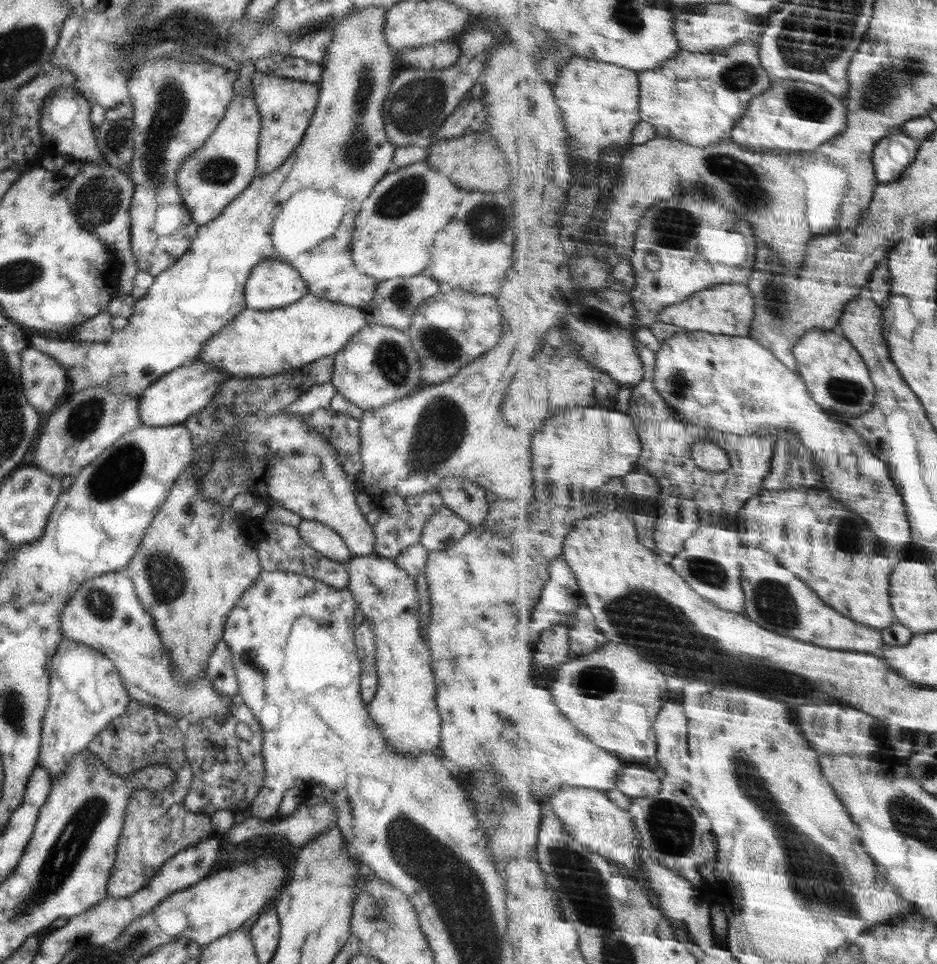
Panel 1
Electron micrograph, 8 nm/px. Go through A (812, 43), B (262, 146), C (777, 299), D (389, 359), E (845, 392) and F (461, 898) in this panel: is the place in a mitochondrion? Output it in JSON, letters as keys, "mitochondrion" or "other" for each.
{"A":"mitochondrion","B":"other","C":"mitochondrion","D":"mitochondrion","E":"mitochondrion","F":"mitochondrion"}

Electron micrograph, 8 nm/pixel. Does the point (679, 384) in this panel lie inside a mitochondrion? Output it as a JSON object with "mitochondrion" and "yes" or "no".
{"mitochondrion":"yes"}

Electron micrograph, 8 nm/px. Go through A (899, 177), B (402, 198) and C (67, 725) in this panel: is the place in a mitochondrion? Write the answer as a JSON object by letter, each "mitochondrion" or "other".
{"A":"other","B":"mitochondrion","C":"other"}

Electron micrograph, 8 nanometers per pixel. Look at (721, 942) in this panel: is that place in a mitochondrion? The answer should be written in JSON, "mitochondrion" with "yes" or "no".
{"mitochondrion":"no"}

